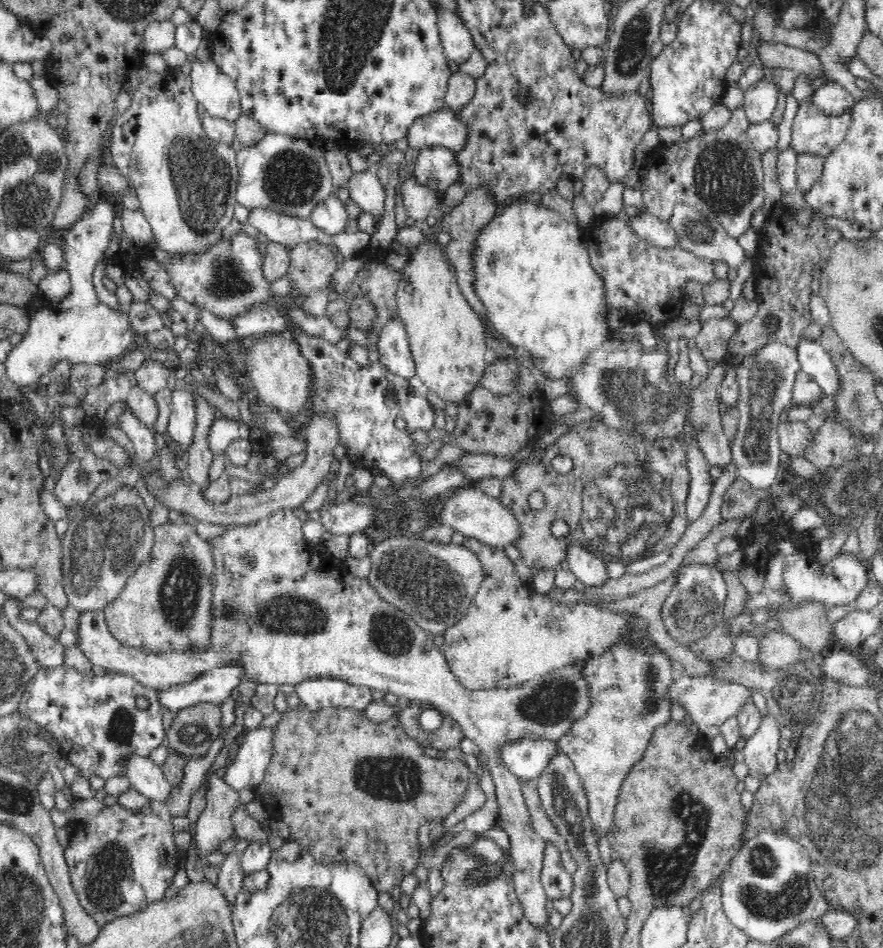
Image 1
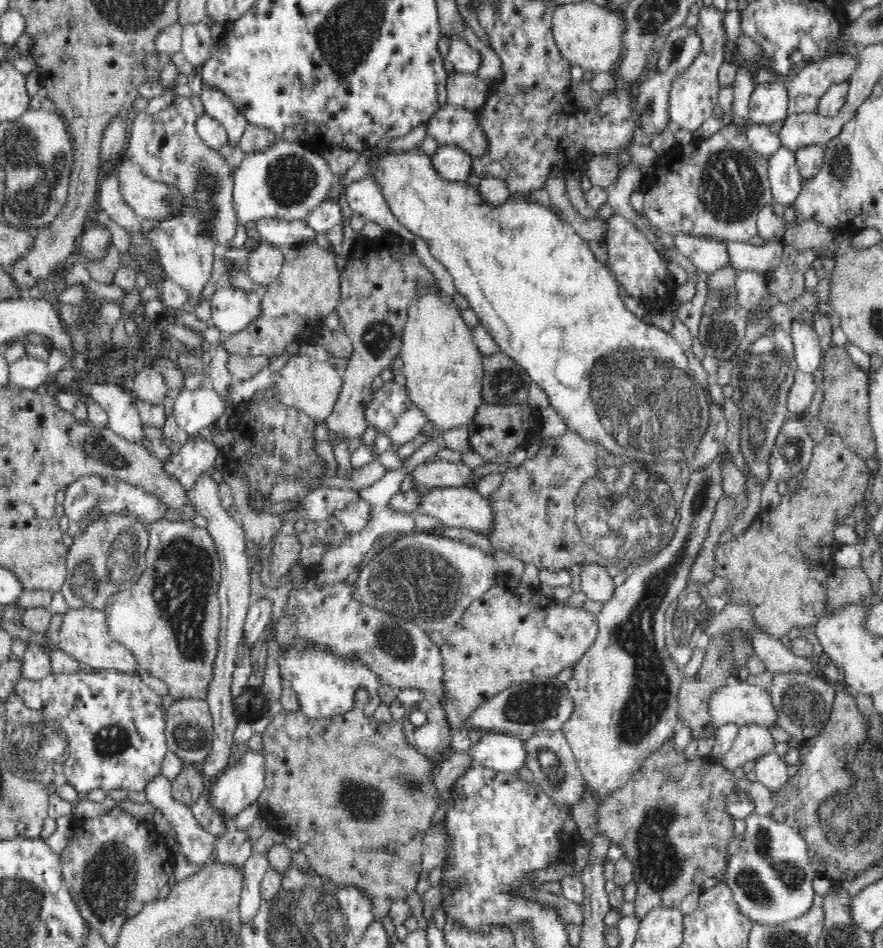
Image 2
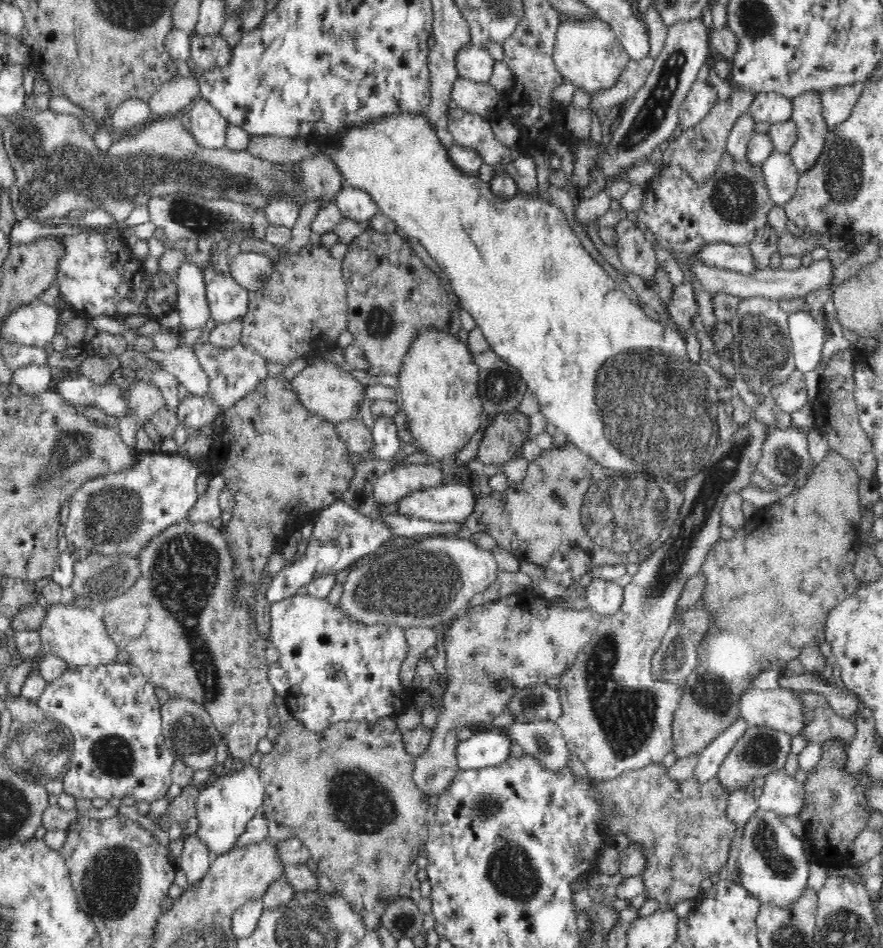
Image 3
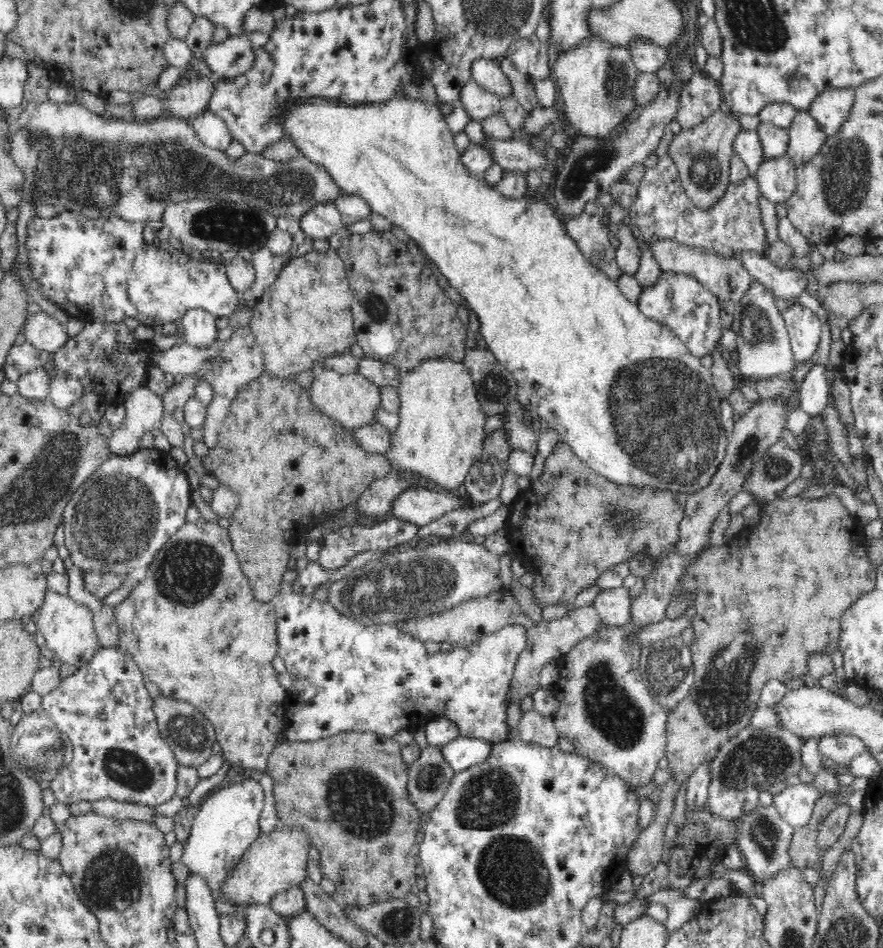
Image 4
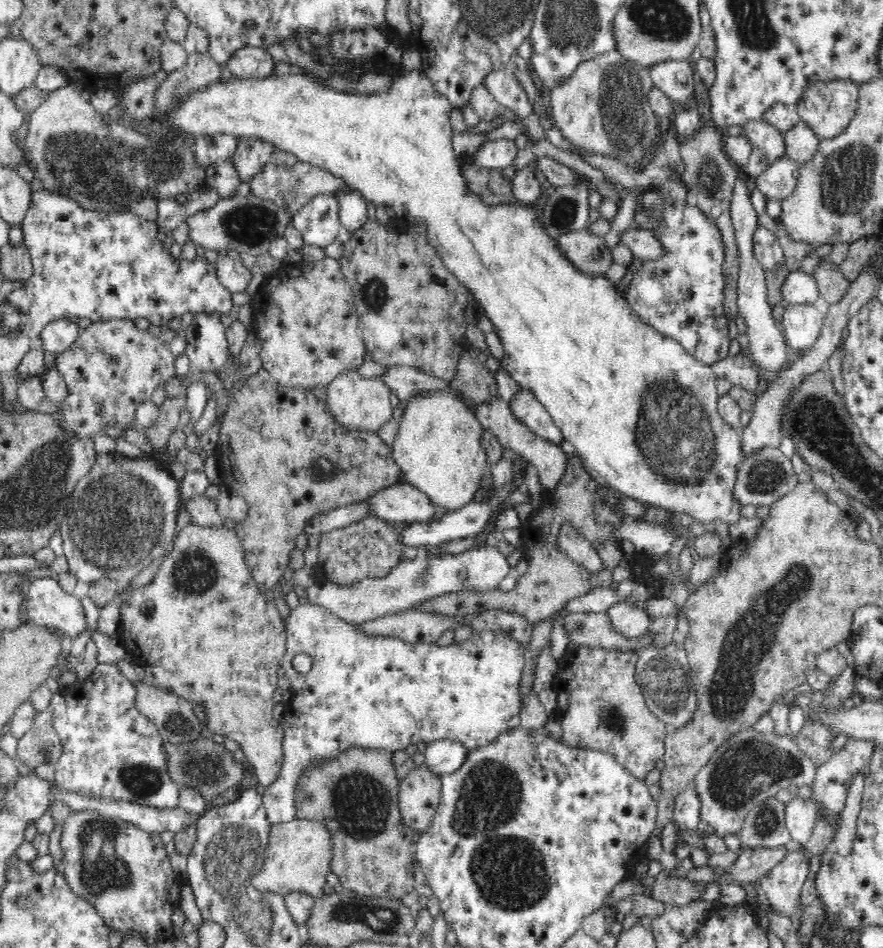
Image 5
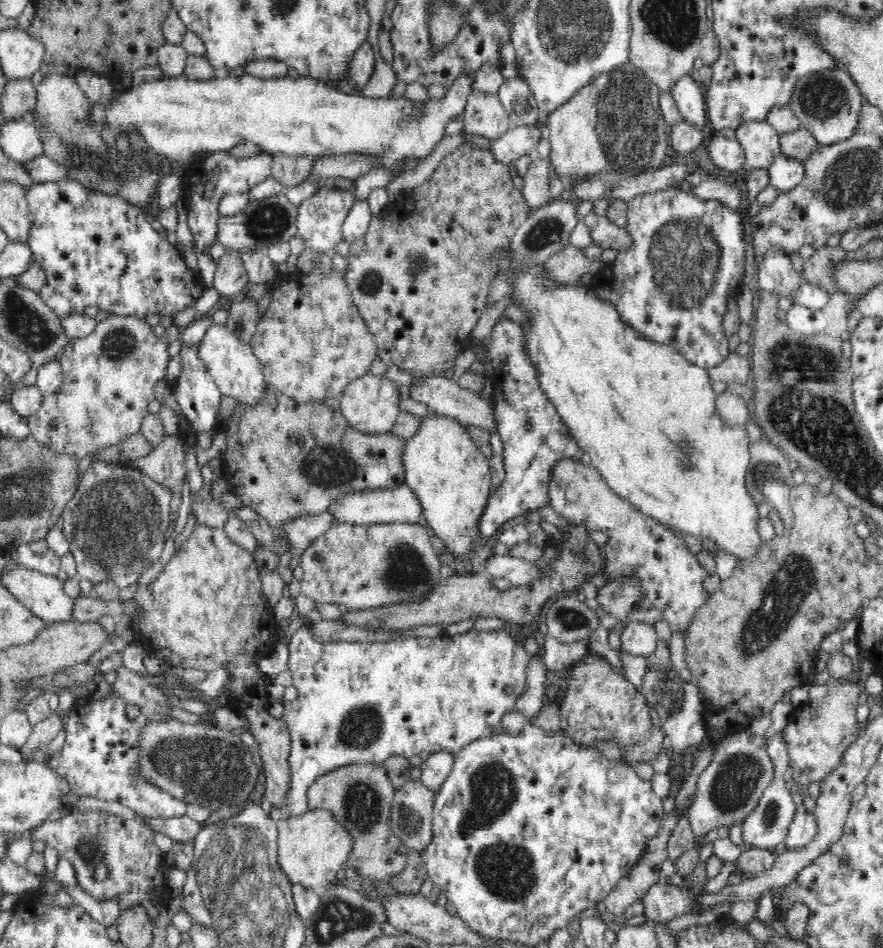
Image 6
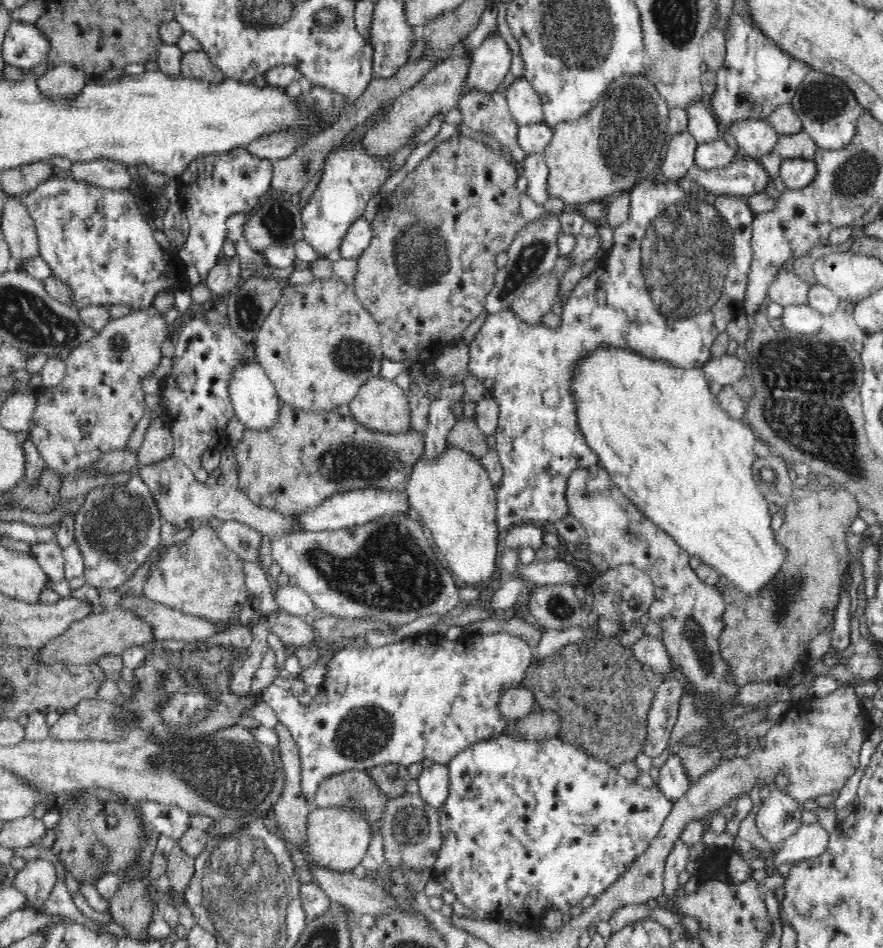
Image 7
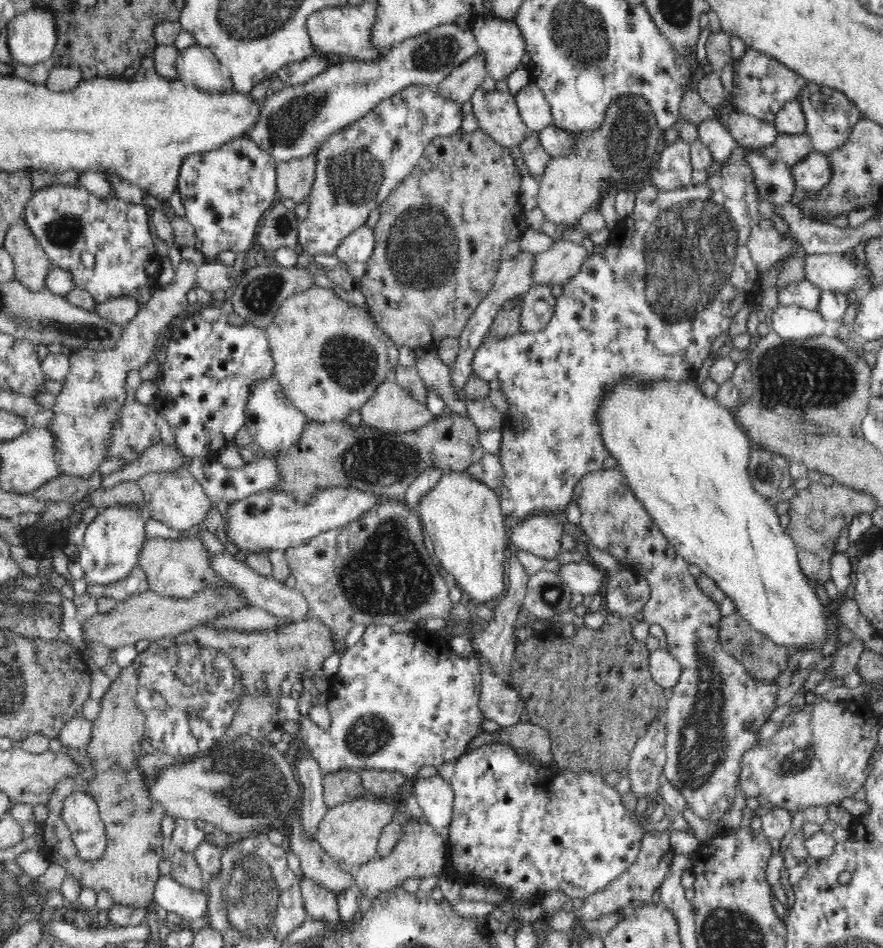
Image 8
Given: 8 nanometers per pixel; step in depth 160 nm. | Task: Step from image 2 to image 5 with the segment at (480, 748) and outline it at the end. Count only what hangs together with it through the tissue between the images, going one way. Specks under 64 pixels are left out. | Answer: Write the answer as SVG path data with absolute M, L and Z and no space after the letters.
M435 740L427 744L425 762L434 773L444 776L456 772L467 761L468 754L471 750L463 742Z

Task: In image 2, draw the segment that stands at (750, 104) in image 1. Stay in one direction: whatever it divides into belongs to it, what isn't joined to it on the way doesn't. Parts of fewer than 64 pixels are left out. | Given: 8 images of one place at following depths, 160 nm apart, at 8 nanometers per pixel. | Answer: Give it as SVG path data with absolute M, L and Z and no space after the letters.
M756 82L748 103L748 116L757 125L770 125L787 118L789 94L784 82Z

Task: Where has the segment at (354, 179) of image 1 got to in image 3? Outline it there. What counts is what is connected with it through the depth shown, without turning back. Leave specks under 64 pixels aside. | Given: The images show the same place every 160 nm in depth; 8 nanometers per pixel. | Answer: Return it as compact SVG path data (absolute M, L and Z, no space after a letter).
M344 184L336 192L334 202L338 205L344 218L358 222L374 218L379 209L372 195L362 188L350 184Z

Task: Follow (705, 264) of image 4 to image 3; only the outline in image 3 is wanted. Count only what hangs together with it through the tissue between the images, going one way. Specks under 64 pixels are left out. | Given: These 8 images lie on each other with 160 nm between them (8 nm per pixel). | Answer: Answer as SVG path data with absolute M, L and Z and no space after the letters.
M692 258L692 271L698 275L698 279L702 281L702 285L711 295L717 292L724 292L742 297L743 299L763 296L775 301L786 298L792 299L793 297L804 297L806 294L814 292L814 290L828 288L832 284L833 276L833 266L828 258L813 261L809 266L803 266L798 270L773 269L768 266L764 270L755 270L750 274L720 270L719 268L708 268L703 264L699 264L695 258Z

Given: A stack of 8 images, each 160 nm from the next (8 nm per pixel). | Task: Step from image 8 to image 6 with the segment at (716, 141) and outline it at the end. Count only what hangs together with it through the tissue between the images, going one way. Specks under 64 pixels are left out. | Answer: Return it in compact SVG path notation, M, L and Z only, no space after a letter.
M692 72L679 76L669 88L682 118L700 129L706 126L707 115L702 88L692 78Z

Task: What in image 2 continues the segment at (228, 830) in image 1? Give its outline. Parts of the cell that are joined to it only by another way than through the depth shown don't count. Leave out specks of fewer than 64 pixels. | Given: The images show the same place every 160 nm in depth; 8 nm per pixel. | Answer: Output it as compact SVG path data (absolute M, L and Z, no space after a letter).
M212 470L202 471L190 486L193 497L194 508L206 520L206 529L212 537L216 547L216 552L221 566L221 581L218 587L217 596L219 599L219 631L217 636L217 651L212 661L212 678L205 688L205 699L209 704L211 715L213 716L213 740L210 742L210 752L199 765L204 788L191 806L191 810L200 824L200 827L214 839L220 839L229 830L227 825L227 814L217 810L213 806L212 792L216 778L228 766L228 756L230 756L234 730L238 723L237 717L233 714L233 698L230 690L232 684L232 672L234 672L234 660L238 656L238 644L240 644L243 633L245 618L252 604L251 599L251 573L249 572L249 562L246 553L246 538L243 527L240 527L220 505L218 497L219 484L212 478Z

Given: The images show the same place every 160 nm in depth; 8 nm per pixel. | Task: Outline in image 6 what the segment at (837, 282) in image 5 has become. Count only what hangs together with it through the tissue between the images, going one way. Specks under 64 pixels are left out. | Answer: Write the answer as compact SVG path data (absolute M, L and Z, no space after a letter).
M822 246L816 249L810 258L803 260L802 276L816 283L829 295L836 294L836 292L842 293L840 287L836 285L834 274L846 256L847 253L839 247Z

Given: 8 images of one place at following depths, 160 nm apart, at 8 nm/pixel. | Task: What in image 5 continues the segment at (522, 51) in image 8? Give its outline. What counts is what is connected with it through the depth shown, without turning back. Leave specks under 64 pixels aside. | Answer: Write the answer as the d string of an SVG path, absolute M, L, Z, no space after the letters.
M400 70L393 76L392 87L387 92L372 93L371 95L351 95L340 93L318 82L308 74L270 75L266 78L232 77L227 81L214 82L192 96L188 96L179 106L174 116L168 117L170 128L175 132L186 133L192 138L200 135L211 135L226 131L239 137L240 135L254 135L270 141L272 145L282 151L289 151L298 157L298 160L310 163L330 174L340 178L341 184L350 186L354 192L360 193L370 205L386 206L396 217L406 218L409 224L423 226L423 234L443 267L456 277L456 280L467 289L470 298L475 300L476 306L484 310L483 319L491 327L502 344L504 357L501 360L503 367L524 391L536 397L536 400L552 417L553 423L559 428L563 439L568 440L576 454L596 472L609 481L610 486L618 492L630 496L642 503L650 503L660 508L676 511L676 514L690 514L694 520L702 522L707 527L713 526L720 520L726 524L734 524L740 520L740 504L732 500L731 490L736 478L737 470L743 462L740 455L740 435L725 423L718 412L719 395L716 391L716 376L712 368L693 358L674 338L663 336L658 330L641 320L641 317L632 310L630 303L622 296L616 284L605 276L590 274L578 269L567 255L564 254L558 239L552 237L540 217L540 212L532 208L532 204L514 203L487 203L470 187L464 179L462 170L463 157L452 146L453 133L450 128L450 114L452 104L448 99L432 88L428 77L420 70Z

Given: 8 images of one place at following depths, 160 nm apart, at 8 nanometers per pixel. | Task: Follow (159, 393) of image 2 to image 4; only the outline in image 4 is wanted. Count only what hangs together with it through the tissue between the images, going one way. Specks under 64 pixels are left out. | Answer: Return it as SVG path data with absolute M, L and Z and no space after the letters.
M144 386L129 392L122 403L126 408L124 424L109 437L113 455L130 455L142 448L142 436L154 430L165 413L164 403L160 396Z

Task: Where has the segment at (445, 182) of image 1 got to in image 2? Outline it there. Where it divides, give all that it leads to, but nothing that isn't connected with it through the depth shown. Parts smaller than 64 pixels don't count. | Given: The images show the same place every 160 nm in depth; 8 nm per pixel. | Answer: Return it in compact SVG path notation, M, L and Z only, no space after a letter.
M454 145L439 146L436 152L429 156L429 161L434 172L440 178L450 182L466 181L472 174L471 156Z

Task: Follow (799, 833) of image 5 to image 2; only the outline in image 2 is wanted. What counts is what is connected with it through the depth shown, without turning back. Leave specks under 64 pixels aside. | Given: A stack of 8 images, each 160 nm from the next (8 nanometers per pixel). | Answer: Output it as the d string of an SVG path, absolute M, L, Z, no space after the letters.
M772 749L756 756L754 770L757 780L764 784L770 792L782 790L787 781L787 764L784 759Z

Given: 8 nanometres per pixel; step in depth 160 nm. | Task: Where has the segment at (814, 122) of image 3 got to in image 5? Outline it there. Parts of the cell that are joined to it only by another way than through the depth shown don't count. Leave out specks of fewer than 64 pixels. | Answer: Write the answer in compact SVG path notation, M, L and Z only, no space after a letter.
M804 121L784 133L785 154L797 164L808 162L818 150L820 137Z

